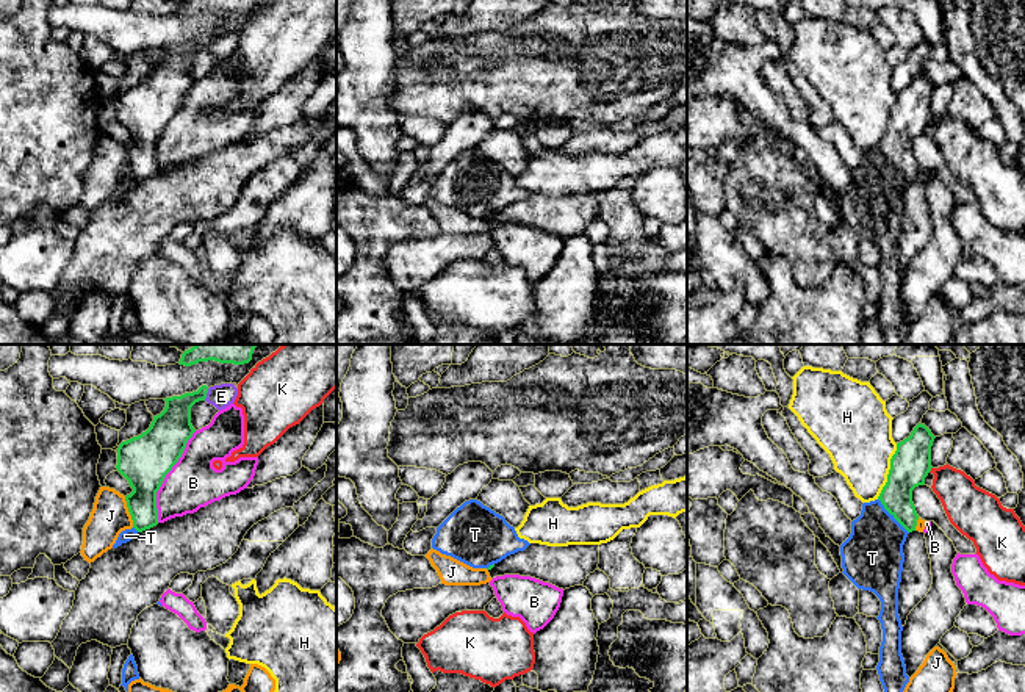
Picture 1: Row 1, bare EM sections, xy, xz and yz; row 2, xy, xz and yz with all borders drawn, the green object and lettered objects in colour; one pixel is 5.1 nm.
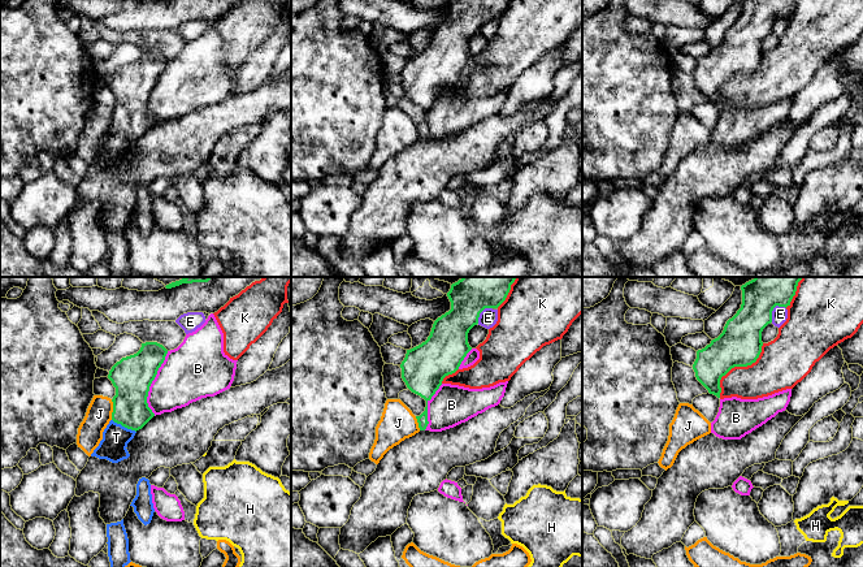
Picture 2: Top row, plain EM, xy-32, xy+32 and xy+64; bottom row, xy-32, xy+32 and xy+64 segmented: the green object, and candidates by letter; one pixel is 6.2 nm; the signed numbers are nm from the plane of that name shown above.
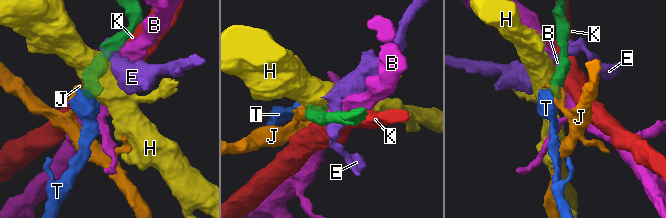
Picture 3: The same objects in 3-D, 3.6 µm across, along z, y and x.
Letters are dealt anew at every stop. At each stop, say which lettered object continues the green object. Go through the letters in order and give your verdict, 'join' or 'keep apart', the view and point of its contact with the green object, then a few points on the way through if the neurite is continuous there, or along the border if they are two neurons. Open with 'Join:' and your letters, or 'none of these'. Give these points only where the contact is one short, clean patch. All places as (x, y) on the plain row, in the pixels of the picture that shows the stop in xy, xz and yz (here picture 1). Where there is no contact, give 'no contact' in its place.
Join: T
B: keep apart; meets green in xy at (165, 126)
E: keep apart; meets green in xy at (205, 44); border along xy (208, 38), (204, 49)
H: keep apart; meets green in yz at (889, 121)
J: keep apart; meets green in xy at (129, 160); border along xy (124, 146), (133, 176)
K: keep apart; meets green in yz at (930, 119)
T: join; meets green in yz at (891, 163); runs through yz (908, 119), (900, 132), (891, 163), (877, 187), (872, 207)

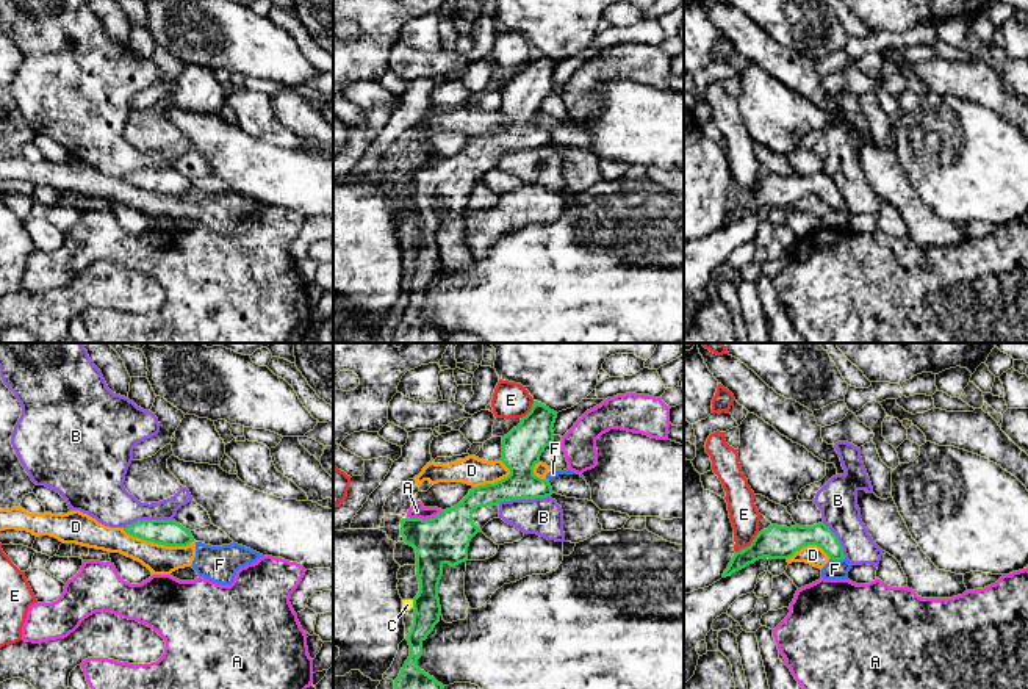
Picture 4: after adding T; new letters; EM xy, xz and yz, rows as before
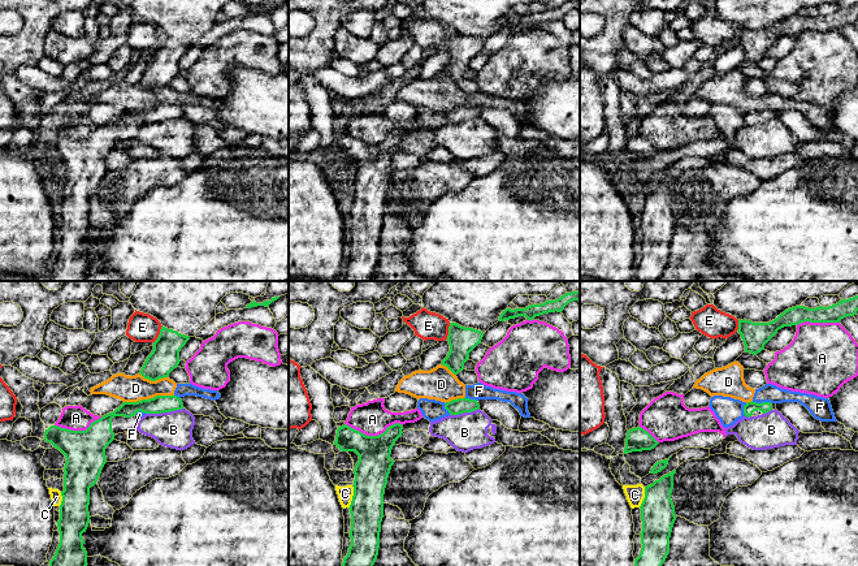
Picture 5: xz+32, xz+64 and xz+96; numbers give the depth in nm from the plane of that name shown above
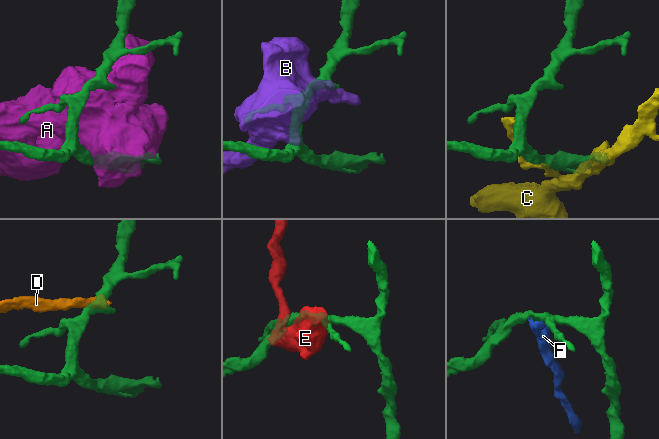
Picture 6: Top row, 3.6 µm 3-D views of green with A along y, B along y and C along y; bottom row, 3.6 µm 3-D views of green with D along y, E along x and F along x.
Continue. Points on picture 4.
Join: none of these
A: keep apart; meets green in xz at (424, 169)
B: keep apart; meets green in xz at (523, 147)
C: keep apart; meets green in xz at (413, 252)
D: keep apart; meets green in xy at (158, 193); border along xy (122, 177), (133, 185), (166, 194), (188, 194), (194, 190)
E: keep apart; meets green in yz at (750, 194); border along yz (758, 180), (754, 188), (736, 202)
F: keep apart; meets green in yz at (837, 209); border along yz (830, 207), (844, 209)

